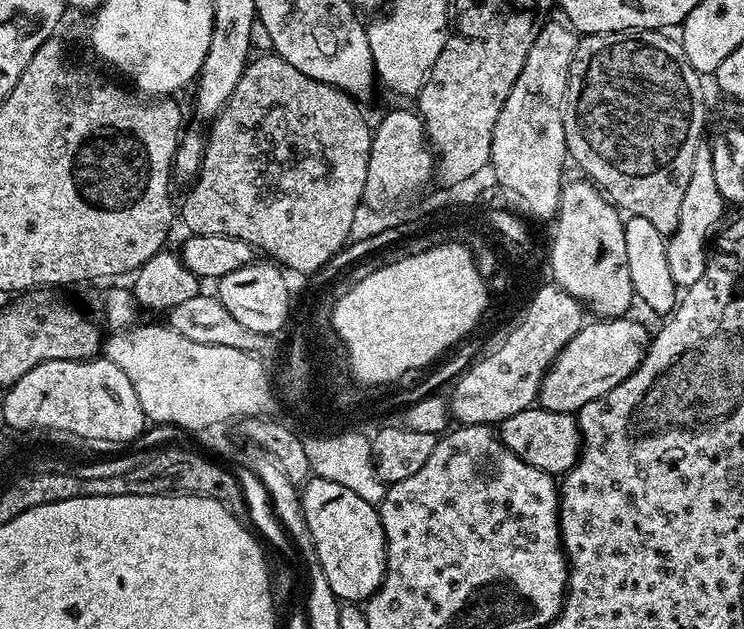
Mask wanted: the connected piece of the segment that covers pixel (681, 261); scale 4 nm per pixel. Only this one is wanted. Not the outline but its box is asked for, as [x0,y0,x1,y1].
[667,146,726,290]

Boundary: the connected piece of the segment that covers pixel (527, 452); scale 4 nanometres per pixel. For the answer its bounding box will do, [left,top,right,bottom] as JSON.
[498,406,582,474]

